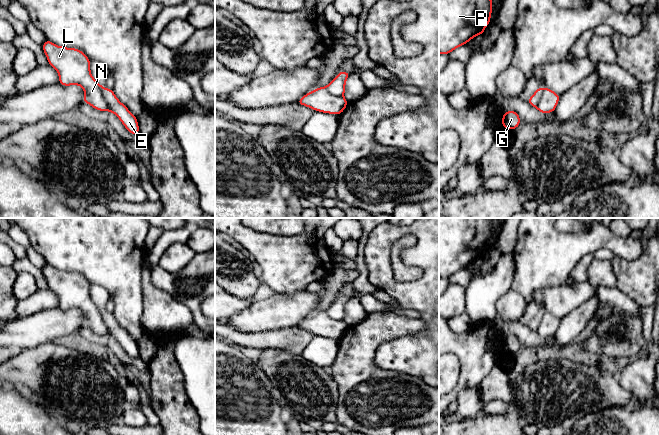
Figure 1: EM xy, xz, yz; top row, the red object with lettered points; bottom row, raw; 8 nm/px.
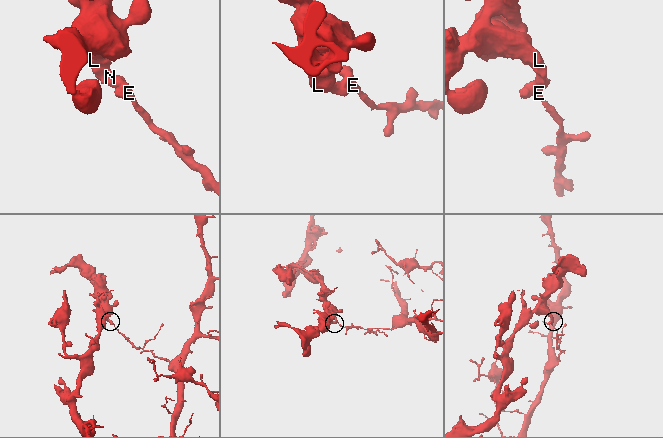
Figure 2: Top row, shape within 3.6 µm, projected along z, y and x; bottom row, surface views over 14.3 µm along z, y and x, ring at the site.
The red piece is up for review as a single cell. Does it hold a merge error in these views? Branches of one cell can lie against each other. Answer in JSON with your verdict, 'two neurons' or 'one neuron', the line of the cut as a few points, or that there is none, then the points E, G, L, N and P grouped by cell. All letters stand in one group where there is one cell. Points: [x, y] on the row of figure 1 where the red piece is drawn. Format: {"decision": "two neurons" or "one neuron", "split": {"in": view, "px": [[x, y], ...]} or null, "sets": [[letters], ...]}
{"decision": "two neurons", "split": {"in": "xy", "px": [[102, 88], [102, 94], [110, 111]]}, "sets": [["E", "G"], ["L", "N", "P"]]}

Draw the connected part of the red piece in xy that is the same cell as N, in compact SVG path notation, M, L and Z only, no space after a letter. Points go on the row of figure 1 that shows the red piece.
M46 40L42 45L48 64L59 74L62 86L79 85L85 96L83 103L98 111L109 111L110 107L102 93L102 85L97 83L90 72L90 59L76 48L61 47Z

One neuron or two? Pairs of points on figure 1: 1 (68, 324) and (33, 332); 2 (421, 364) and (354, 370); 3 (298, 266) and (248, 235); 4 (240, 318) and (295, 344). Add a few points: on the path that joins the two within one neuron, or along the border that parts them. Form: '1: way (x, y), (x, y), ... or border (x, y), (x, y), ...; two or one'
1: way (59, 325), (42, 327); one
2: border (379, 345), (374, 363), (383, 369), (404, 374); two
3: way (286, 262), (260, 245); one
4: border (288, 327), (257, 331), (241, 330); two

